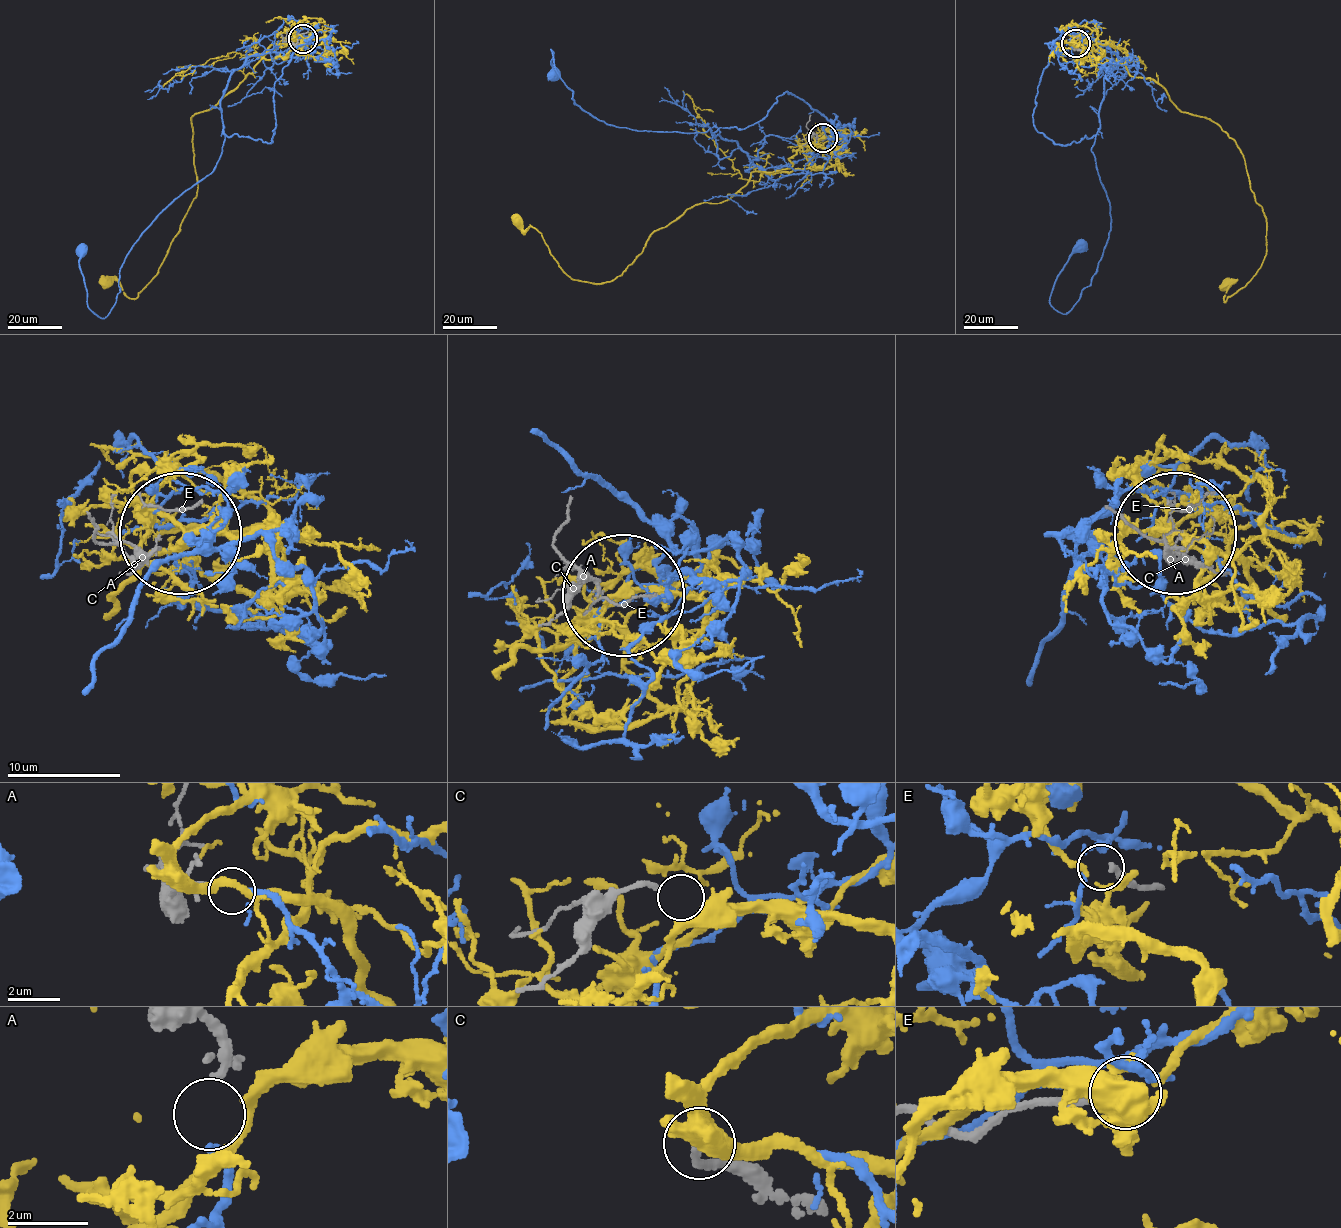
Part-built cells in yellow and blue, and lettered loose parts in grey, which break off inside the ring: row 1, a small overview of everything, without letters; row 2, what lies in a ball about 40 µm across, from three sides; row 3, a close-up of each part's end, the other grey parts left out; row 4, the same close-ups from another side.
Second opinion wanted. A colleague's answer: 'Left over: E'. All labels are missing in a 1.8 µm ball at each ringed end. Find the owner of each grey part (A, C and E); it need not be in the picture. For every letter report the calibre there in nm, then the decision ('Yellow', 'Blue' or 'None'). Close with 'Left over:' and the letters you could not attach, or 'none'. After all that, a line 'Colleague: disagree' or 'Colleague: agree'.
A: Thickness 170 nm. Blue
C: Thickness 190 nm. None
E: Thickness 240 nm. None
Left over: C, E
Colleague: disagree

